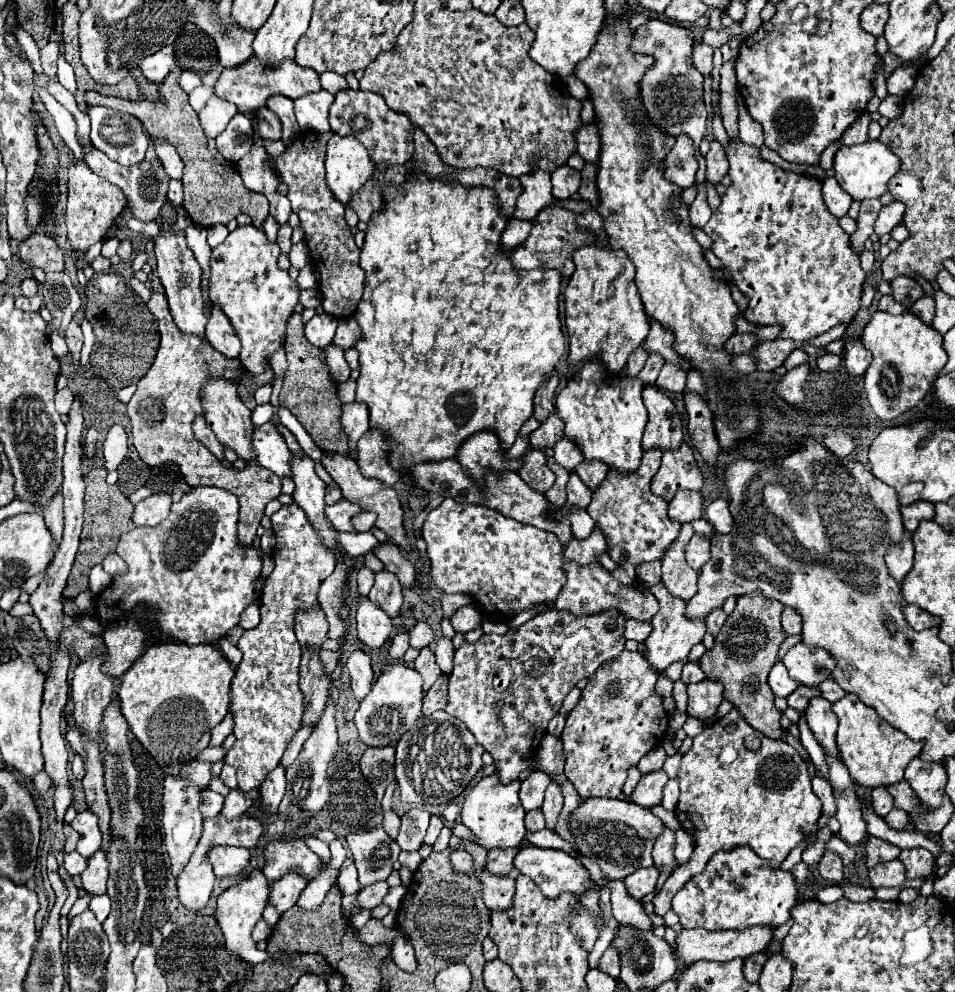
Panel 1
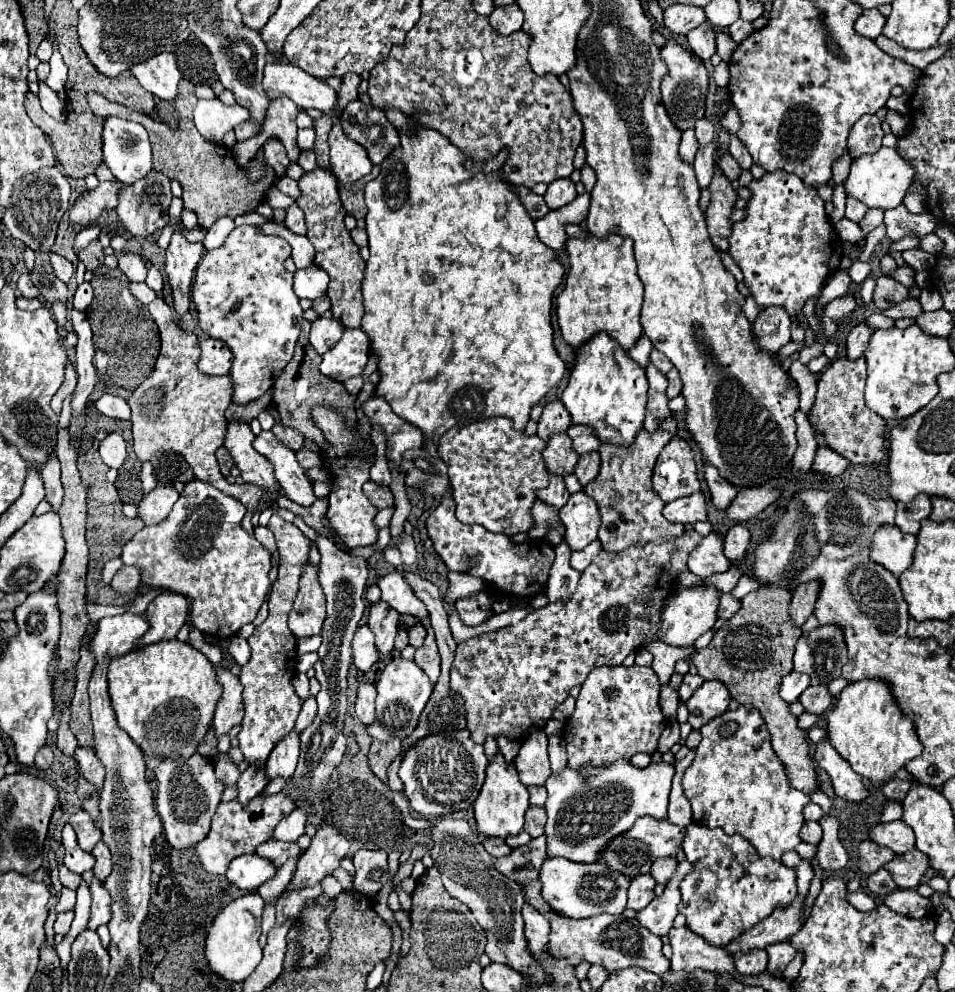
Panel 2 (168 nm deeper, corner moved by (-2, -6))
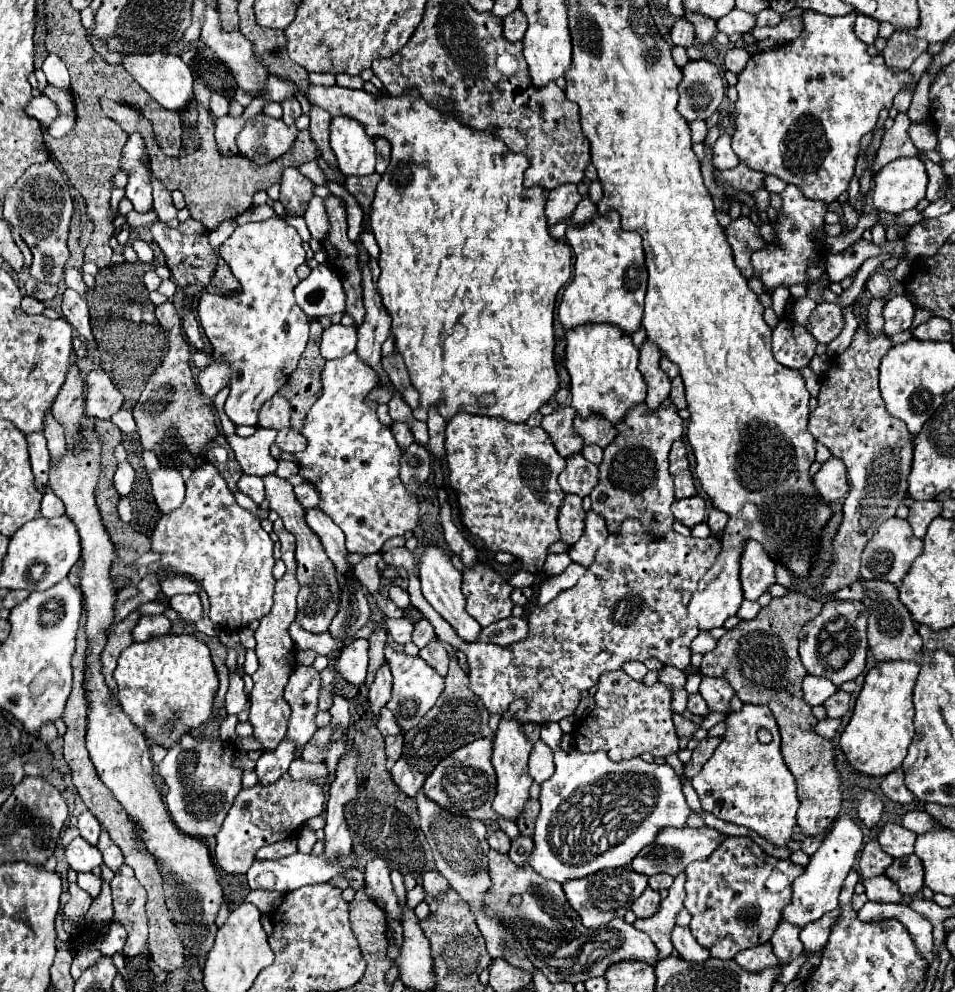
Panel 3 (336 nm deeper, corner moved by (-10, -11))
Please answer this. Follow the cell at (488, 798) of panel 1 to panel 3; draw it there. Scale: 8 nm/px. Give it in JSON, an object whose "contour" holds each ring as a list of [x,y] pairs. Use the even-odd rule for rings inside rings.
{"contour":[[[517,699],[515,703],[511,703],[507,715],[503,715],[497,735],[495,735],[495,741],[493,741],[493,759],[491,759],[493,769],[497,773],[497,795],[493,801],[493,811],[499,817],[511,819],[511,821],[517,821],[523,815],[523,809],[529,801],[529,787],[533,783],[533,779],[527,773],[527,759],[529,759],[533,745],[525,739],[523,727],[515,719],[515,711],[519,711],[523,707],[525,707],[523,699]]]}

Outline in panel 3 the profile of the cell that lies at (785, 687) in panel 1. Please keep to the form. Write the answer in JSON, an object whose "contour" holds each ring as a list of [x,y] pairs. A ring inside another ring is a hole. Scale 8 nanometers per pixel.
{"contour":[[[807,675],[803,679],[803,701],[807,705],[823,705],[825,699],[829,699],[839,687],[835,687],[829,679],[823,679],[823,677],[811,677]]]}

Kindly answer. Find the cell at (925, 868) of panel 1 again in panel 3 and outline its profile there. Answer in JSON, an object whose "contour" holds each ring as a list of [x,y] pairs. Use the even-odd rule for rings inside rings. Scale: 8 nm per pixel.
{"contour":[[[917,855],[895,859],[885,873],[899,885],[903,895],[915,895],[923,889],[923,861]]]}

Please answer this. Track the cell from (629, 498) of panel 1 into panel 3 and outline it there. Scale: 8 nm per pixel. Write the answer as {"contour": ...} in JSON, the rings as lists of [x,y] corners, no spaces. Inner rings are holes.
{"contour":[[[671,401],[661,403],[657,411],[649,411],[645,405],[635,407],[623,423],[615,425],[617,437],[605,447],[605,457],[599,465],[599,483],[589,497],[593,503],[591,509],[605,517],[611,535],[617,535],[621,523],[629,517],[639,519],[645,531],[655,537],[673,531],[675,517],[671,513],[671,503],[675,495],[667,455],[673,441],[683,435],[683,419],[677,415]]]}

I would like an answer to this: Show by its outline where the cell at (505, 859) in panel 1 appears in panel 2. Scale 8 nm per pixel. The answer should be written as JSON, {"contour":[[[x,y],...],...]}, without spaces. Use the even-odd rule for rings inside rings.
{"contour":[[[483,838],[481,842],[485,846],[485,850],[493,856],[493,858],[501,858],[501,856],[507,856],[511,852],[511,848],[505,844],[503,838]]]}

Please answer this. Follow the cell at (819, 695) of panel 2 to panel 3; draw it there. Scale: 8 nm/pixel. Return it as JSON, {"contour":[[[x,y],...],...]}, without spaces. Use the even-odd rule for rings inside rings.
{"contour":[[[837,691],[823,703],[823,707],[827,709],[827,717],[843,717],[849,711],[849,693]]]}

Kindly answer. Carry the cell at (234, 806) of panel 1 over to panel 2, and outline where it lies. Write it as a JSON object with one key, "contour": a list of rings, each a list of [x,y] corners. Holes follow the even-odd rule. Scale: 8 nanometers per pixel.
{"contour":[[[255,766],[247,768],[237,780],[237,786],[239,786],[237,798],[239,798],[239,802],[247,804],[255,796],[259,796],[265,790],[267,782],[269,782],[269,778],[267,778],[267,774],[263,774],[263,770],[255,770]]]}

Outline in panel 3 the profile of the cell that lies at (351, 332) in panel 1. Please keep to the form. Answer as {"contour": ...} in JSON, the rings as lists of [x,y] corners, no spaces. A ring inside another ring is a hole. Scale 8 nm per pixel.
{"contour":[[[353,351],[343,359],[325,363],[321,385],[323,395],[309,409],[301,431],[309,441],[307,449],[295,455],[301,467],[299,475],[321,493],[317,507],[341,527],[349,553],[379,553],[385,541],[415,529],[419,503],[399,479],[401,449],[391,429],[377,419],[377,405],[369,407],[363,401],[377,387],[377,375]]]}

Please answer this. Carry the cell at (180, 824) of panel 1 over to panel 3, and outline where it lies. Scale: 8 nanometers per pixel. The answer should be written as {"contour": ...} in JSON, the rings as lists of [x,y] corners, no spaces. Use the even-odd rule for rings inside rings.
{"contour":[[[185,735],[167,751],[165,759],[157,765],[159,775],[169,787],[165,797],[167,811],[171,813],[171,819],[181,833],[195,839],[217,835],[229,807],[233,805],[233,799],[241,791],[243,773],[233,765],[235,755],[237,749],[233,747],[233,743]]]}

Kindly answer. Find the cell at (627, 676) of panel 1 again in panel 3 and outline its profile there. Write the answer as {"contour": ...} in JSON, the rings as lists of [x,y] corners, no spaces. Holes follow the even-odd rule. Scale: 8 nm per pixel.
{"contour":[[[613,671],[601,675],[597,681],[597,693],[593,711],[579,719],[573,729],[575,749],[593,753],[605,751],[611,761],[623,761],[651,753],[653,757],[667,757],[679,751],[679,737],[673,725],[671,691],[663,683],[645,685],[643,681],[631,679],[625,671]]]}

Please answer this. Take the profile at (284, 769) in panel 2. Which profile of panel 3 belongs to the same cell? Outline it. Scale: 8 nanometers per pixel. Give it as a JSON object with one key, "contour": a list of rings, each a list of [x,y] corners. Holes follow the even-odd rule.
{"contour":[[[299,665],[287,687],[285,687],[285,699],[291,703],[291,719],[285,739],[295,743],[295,757],[301,757],[303,747],[307,745],[307,739],[313,737],[317,731],[315,725],[315,713],[317,713],[317,693],[319,693],[319,673],[313,667]]]}

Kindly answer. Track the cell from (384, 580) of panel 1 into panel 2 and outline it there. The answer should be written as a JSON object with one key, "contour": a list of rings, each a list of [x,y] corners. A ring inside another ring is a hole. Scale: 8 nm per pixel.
{"contour":[[[379,600],[369,610],[367,626],[375,634],[375,646],[379,650],[379,658],[385,658],[393,650],[393,640],[397,636],[399,612],[395,612],[387,602]]]}

